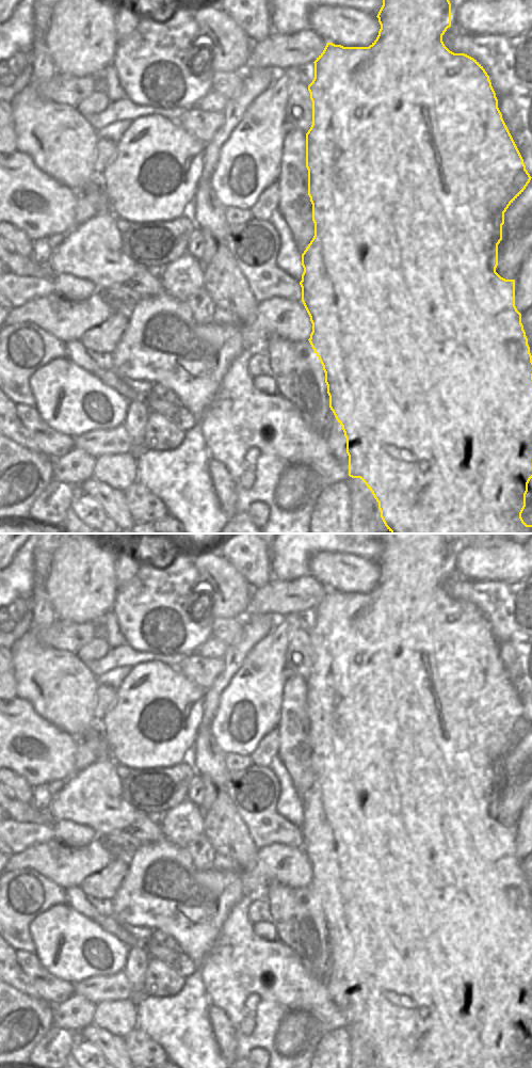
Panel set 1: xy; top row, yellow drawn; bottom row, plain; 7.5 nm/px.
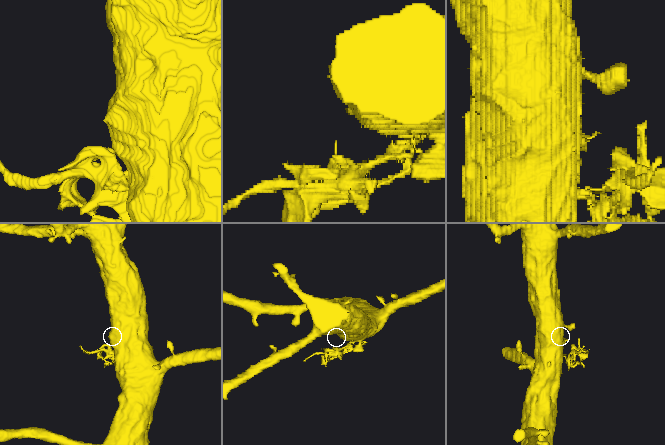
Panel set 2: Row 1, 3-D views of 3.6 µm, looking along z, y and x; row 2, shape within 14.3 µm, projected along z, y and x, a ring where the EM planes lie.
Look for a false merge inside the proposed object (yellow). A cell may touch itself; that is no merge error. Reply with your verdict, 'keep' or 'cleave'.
cleave

